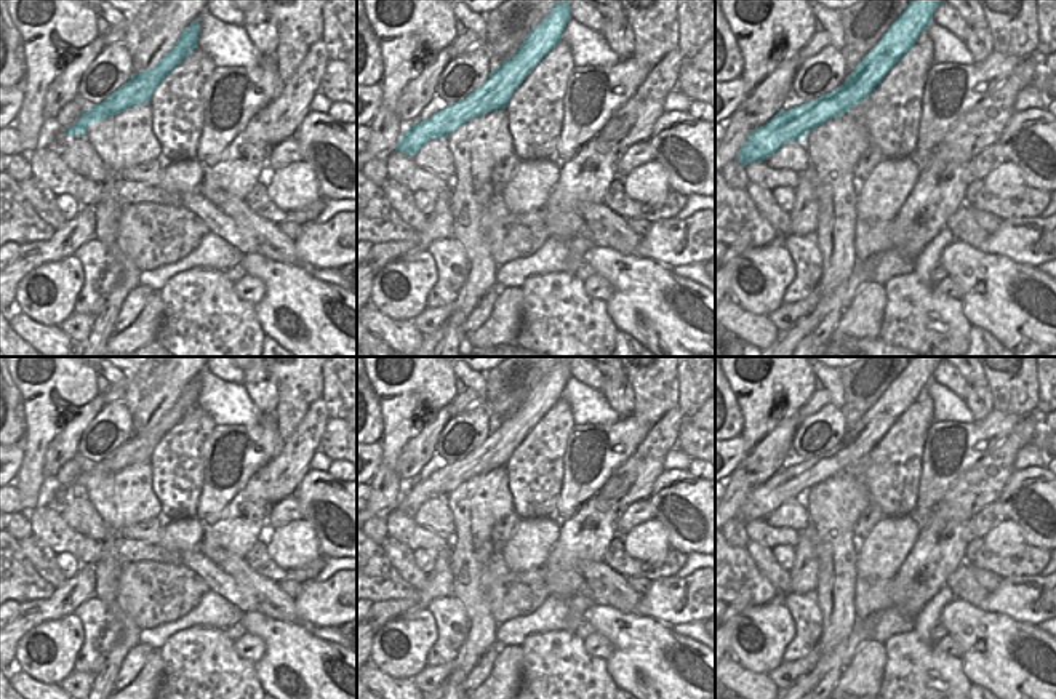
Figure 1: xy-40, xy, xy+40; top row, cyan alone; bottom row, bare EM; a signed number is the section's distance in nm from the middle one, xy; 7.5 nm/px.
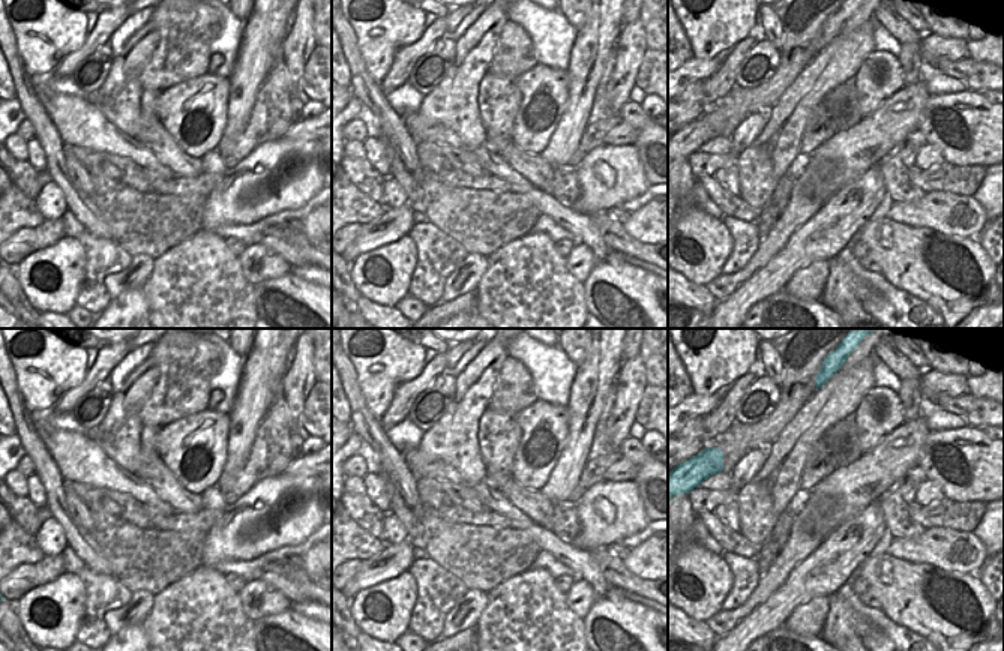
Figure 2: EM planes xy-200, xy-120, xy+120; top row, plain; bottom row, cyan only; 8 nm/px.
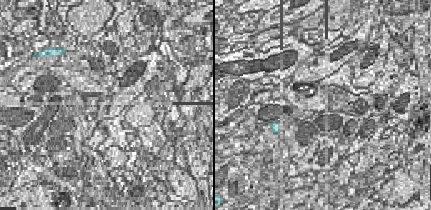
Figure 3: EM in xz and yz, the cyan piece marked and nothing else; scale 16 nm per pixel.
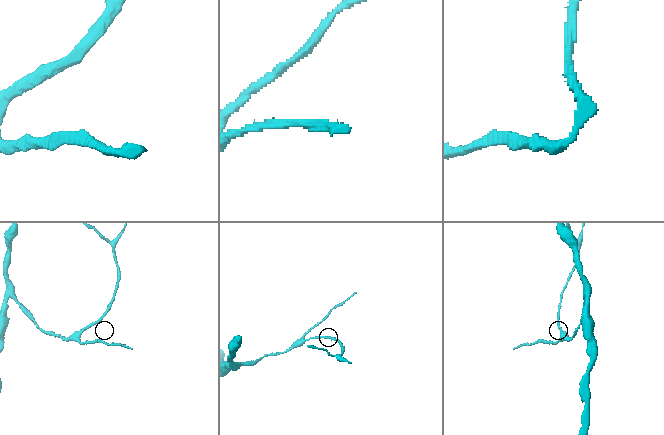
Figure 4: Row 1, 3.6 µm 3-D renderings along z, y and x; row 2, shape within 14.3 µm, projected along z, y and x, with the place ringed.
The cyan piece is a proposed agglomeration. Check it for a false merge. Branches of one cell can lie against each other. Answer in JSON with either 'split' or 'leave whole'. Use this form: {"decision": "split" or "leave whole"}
{"decision": "leave whole"}

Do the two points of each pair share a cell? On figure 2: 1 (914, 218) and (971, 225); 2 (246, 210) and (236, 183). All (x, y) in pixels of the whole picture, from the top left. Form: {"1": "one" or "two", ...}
{"1": "one", "2": "one"}

